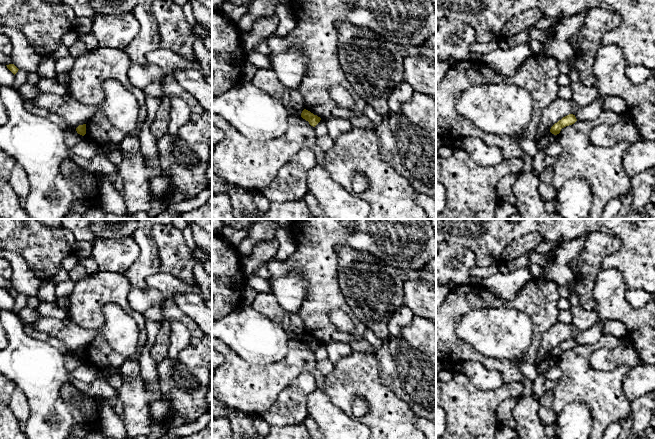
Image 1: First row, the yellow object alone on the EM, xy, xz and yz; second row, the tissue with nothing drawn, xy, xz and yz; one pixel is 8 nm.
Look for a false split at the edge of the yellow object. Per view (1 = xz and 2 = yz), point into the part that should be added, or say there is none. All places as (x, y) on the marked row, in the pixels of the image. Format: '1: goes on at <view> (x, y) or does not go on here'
1: does not go on here
2: does not go on here

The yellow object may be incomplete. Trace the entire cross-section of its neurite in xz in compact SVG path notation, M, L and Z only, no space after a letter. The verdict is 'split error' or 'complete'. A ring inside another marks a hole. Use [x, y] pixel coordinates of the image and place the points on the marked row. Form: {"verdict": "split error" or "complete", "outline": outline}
{"verdict": "complete", "outline": "M306 109L302 111L301 117L305 119L306 121L308 121L309 124L313 127L315 127L321 120L320 117L318 117L317 115L314 115L313 113L311 113L310 111Z"}

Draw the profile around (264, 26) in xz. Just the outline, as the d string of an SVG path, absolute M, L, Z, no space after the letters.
M275 14L256 19L249 32L241 33L240 45L243 51L246 54L253 51L264 38L276 31L278 24L279 19Z

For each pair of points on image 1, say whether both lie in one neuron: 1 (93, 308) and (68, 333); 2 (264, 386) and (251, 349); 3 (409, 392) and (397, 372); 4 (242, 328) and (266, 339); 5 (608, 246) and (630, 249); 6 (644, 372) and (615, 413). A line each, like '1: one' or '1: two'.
1: two
2: two
3: one
4: one
5: two
6: two

